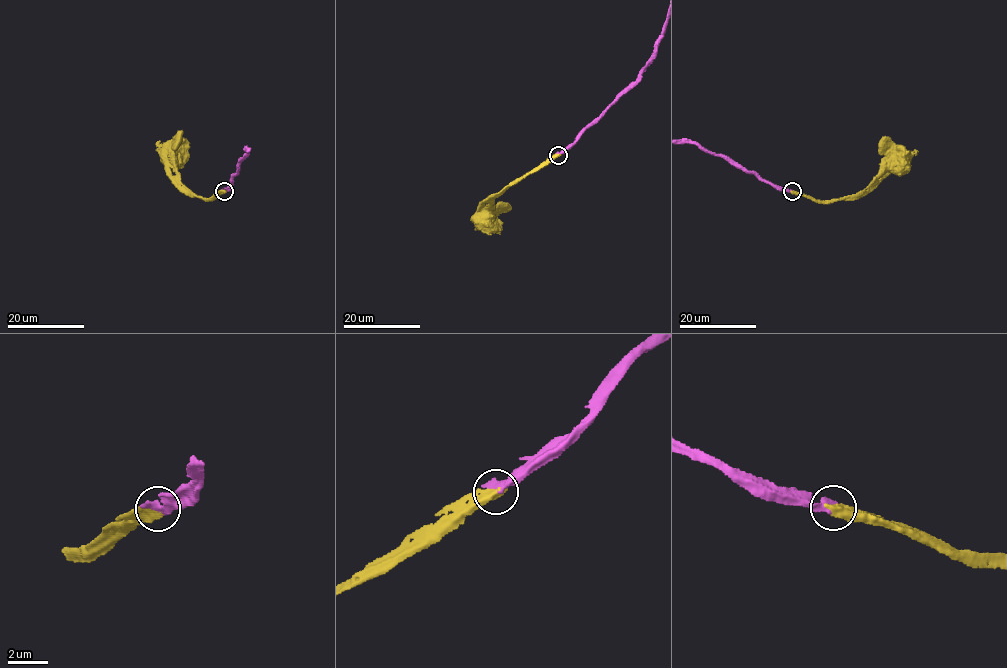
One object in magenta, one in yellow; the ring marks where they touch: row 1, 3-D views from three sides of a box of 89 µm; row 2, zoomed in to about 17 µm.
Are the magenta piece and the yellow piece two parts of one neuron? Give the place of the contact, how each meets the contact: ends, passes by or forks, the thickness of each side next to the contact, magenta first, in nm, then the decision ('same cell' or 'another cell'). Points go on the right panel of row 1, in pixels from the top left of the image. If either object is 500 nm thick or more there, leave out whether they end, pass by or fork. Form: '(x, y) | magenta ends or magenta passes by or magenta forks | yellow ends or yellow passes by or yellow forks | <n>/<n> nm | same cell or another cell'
(792, 191) | 360/550 nm | same cell

